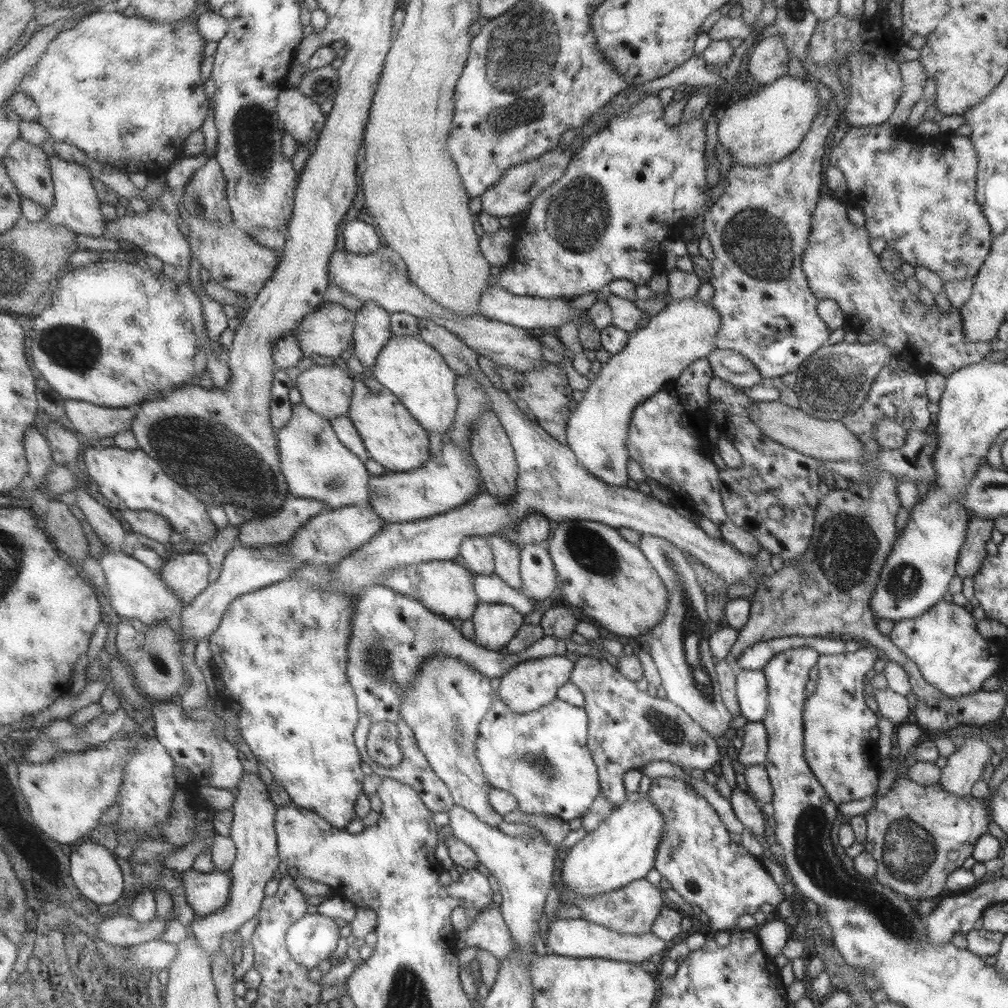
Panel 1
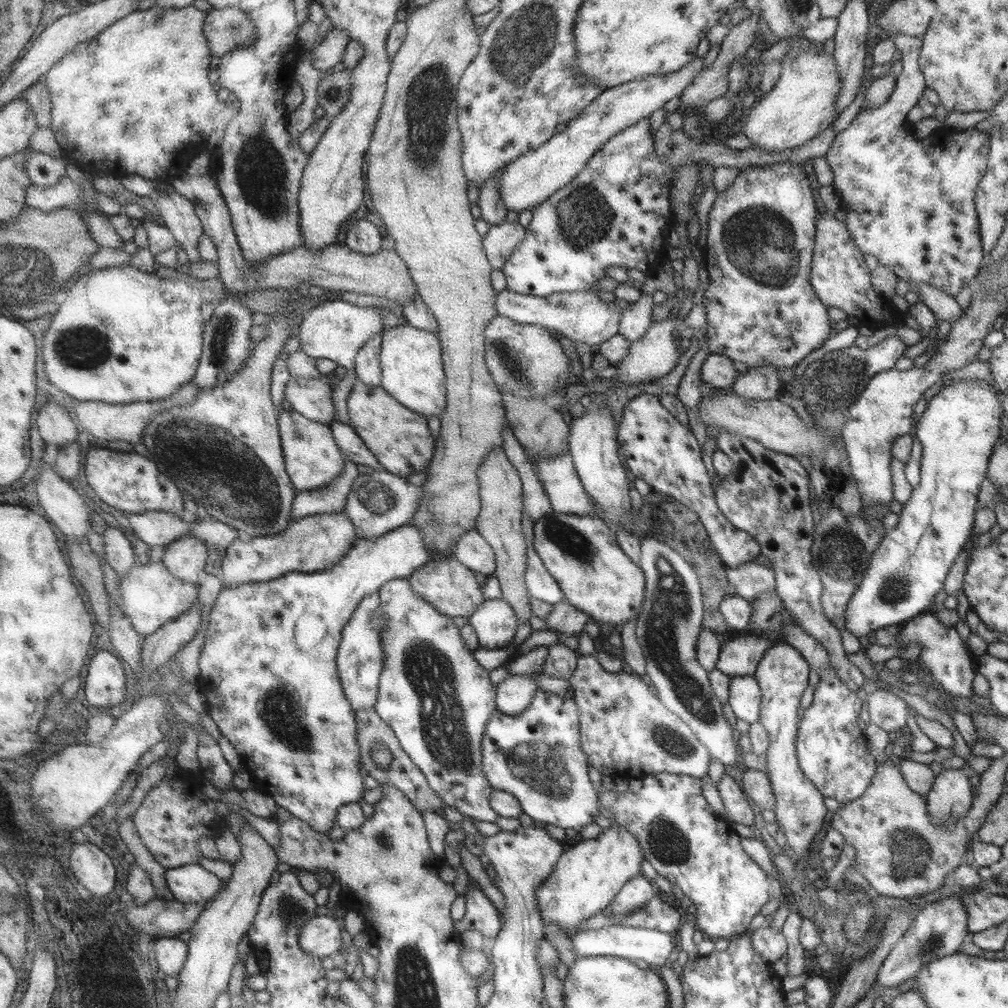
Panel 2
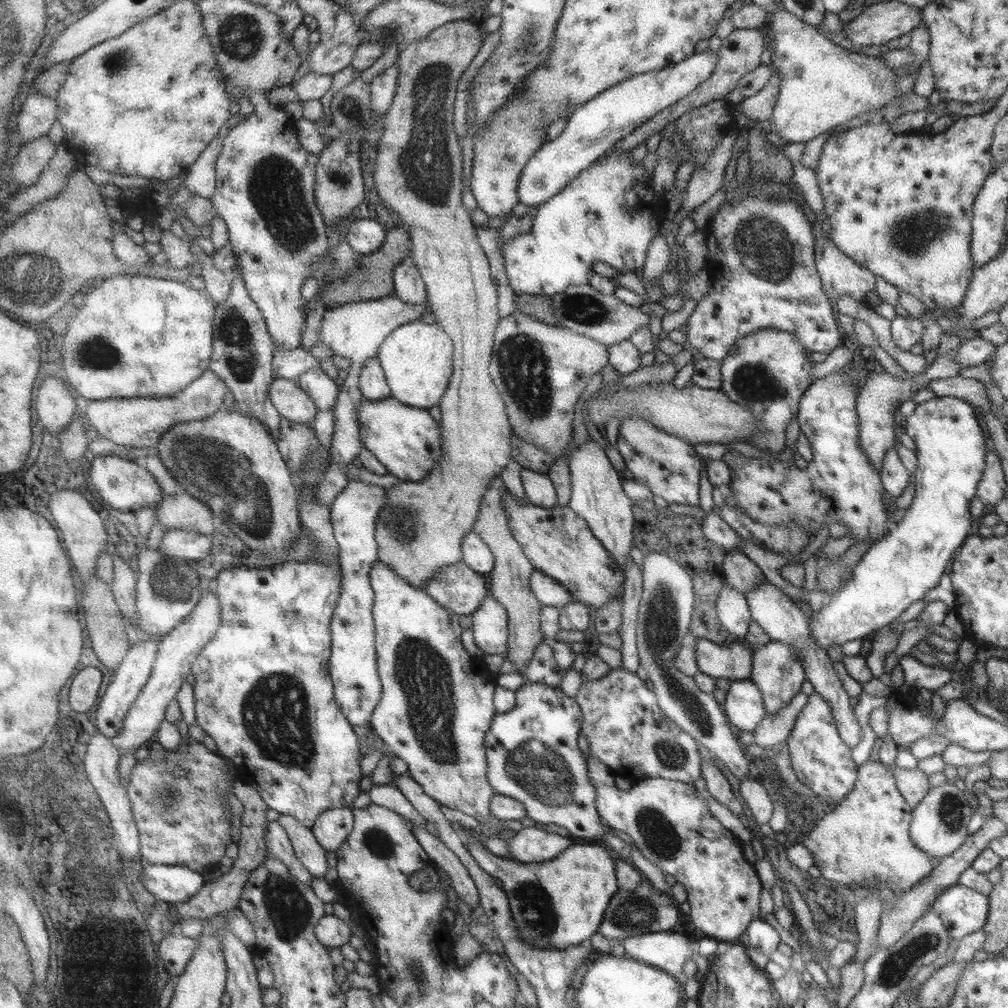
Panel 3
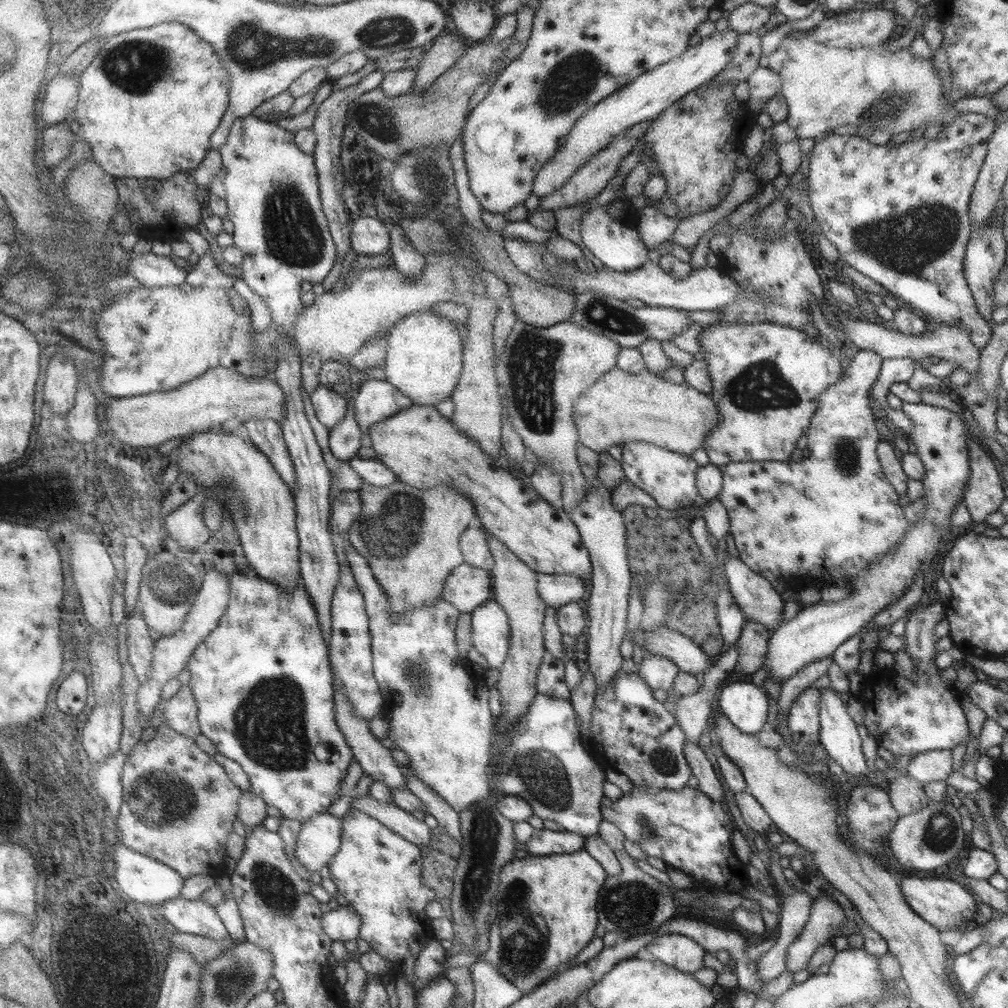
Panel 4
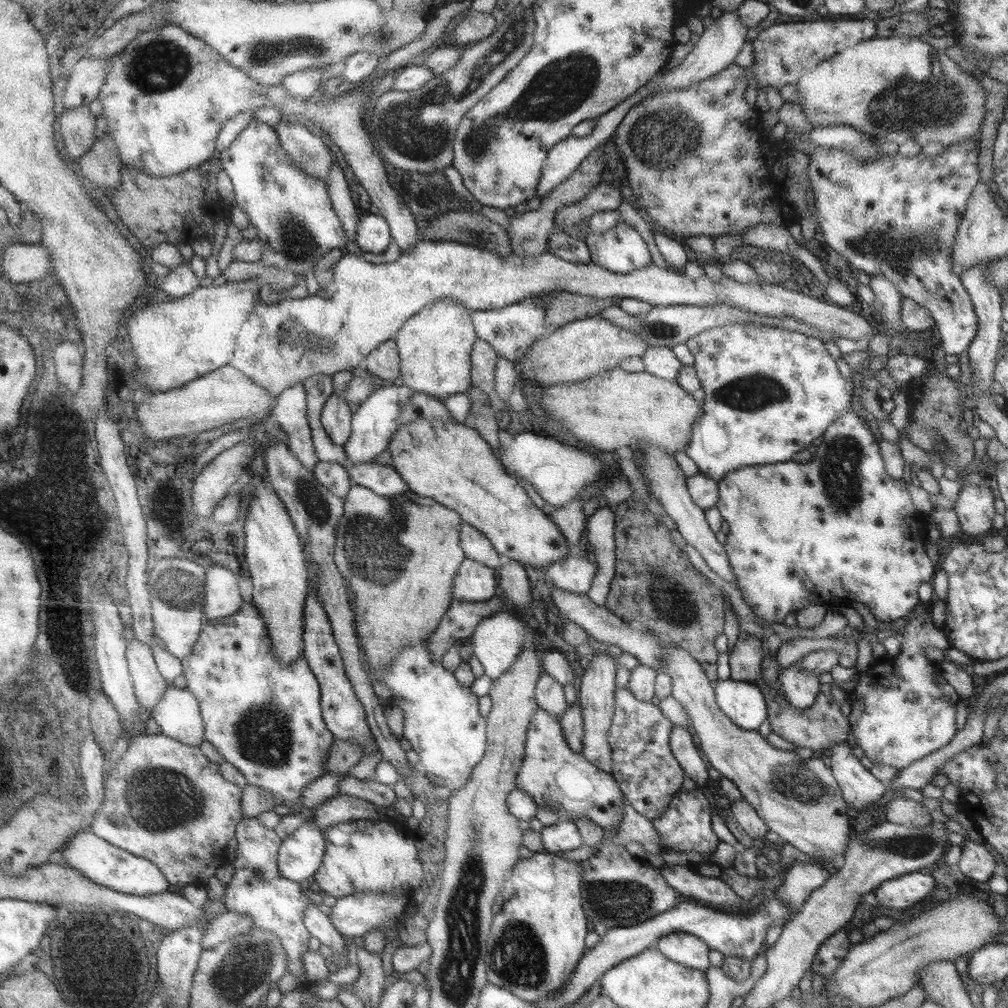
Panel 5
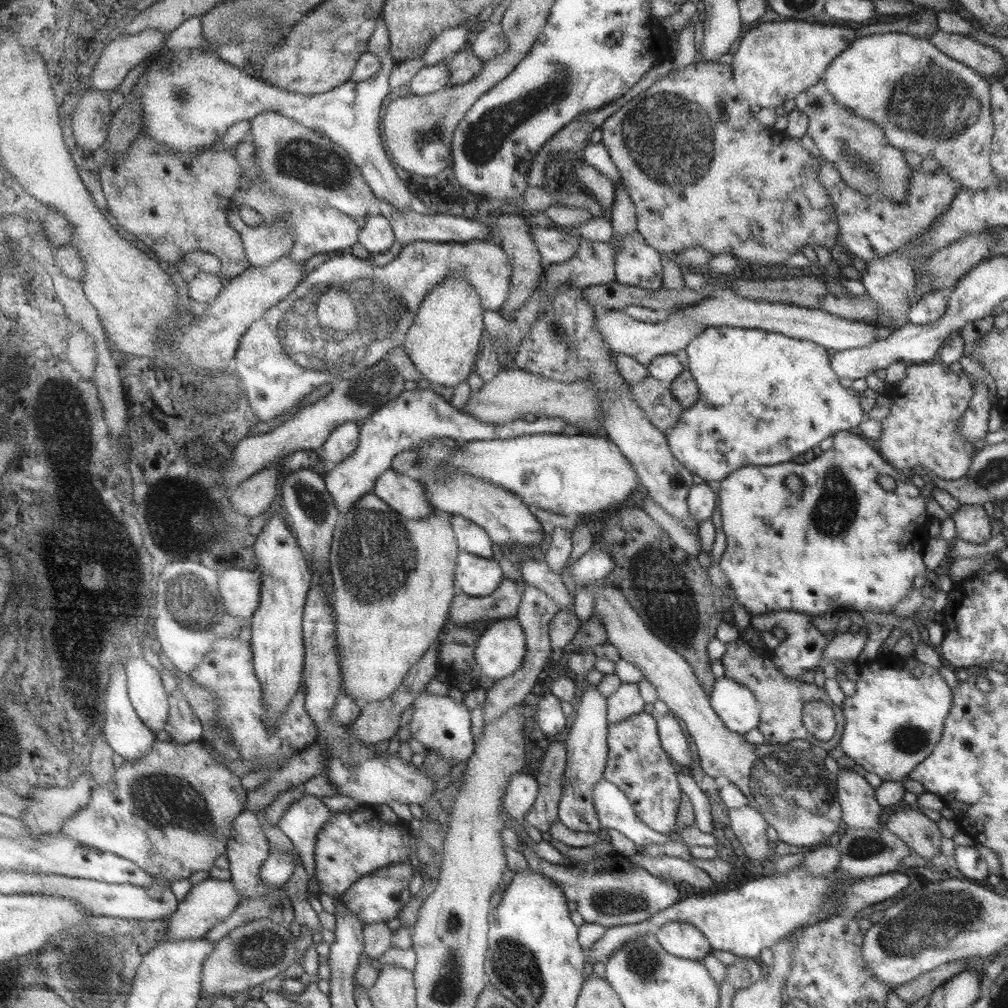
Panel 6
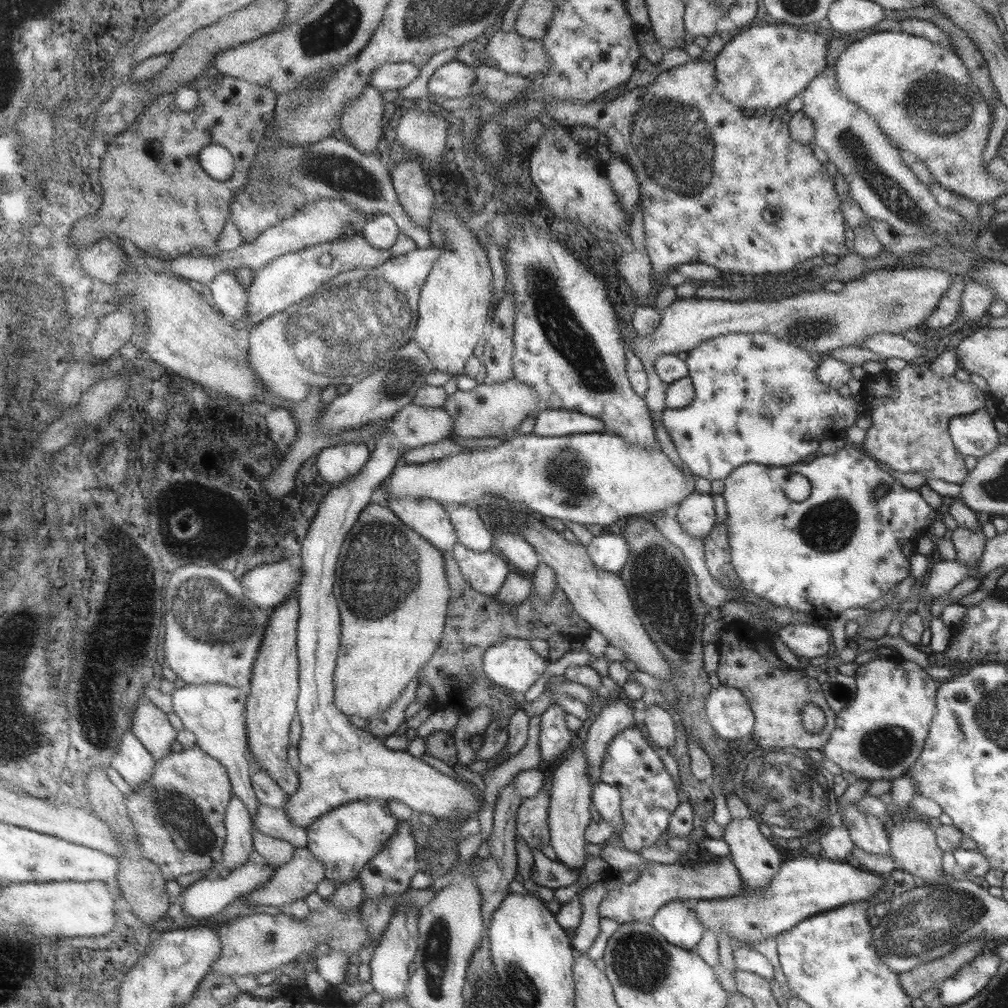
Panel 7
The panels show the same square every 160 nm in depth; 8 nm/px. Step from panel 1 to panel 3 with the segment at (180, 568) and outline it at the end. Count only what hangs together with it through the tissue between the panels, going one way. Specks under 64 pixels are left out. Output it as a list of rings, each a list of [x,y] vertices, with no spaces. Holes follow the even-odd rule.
[[[167,529],[162,536],[161,546],[167,557],[183,559],[188,563],[200,563],[210,553],[208,535],[185,529]]]

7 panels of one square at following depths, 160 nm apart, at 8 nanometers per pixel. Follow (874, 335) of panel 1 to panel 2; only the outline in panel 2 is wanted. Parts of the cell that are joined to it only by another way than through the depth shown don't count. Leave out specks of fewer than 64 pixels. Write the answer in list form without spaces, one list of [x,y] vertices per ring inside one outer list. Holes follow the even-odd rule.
[[[827,210],[816,217],[814,245],[810,266],[810,283],[817,298],[826,307],[837,307],[844,310],[847,316],[860,320],[859,326],[879,329],[885,326],[903,324],[903,317],[894,310],[891,301],[887,301],[872,289],[871,271],[863,261],[863,254],[853,244],[845,225],[833,217]]]

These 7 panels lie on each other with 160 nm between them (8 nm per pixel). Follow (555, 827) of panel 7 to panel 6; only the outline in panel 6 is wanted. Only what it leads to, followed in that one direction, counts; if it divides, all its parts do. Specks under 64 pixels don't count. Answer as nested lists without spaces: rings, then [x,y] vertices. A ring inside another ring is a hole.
[[[591,684],[581,695],[578,704],[567,736],[563,737],[566,753],[557,821],[565,826],[565,829],[574,832],[599,834],[602,830],[594,810],[592,788],[598,780],[602,779],[607,760],[606,698],[598,693],[596,685]]]

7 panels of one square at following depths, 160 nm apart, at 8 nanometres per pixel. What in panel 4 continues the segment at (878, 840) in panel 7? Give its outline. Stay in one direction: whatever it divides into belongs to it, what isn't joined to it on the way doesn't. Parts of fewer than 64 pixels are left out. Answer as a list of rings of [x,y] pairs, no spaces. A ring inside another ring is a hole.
[[[821,687],[820,689],[820,701],[819,701],[819,740],[822,749],[827,753],[828,760],[839,764],[845,774],[852,774],[853,776],[860,776],[860,779],[865,777],[867,767],[865,766],[865,760],[861,753],[861,739],[857,735],[855,729],[855,722],[847,714],[846,706],[837,691],[834,691],[831,687]]]

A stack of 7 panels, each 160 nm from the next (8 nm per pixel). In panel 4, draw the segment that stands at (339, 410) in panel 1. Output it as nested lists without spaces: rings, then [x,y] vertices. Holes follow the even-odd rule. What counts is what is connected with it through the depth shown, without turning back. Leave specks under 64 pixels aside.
[[[221,366],[209,368],[198,378],[185,382],[176,389],[136,397],[113,398],[105,406],[103,416],[109,422],[108,426],[123,442],[131,446],[157,447],[177,436],[206,432],[232,418],[241,424],[251,418],[277,422],[285,418],[283,391],[270,377],[249,378]]]

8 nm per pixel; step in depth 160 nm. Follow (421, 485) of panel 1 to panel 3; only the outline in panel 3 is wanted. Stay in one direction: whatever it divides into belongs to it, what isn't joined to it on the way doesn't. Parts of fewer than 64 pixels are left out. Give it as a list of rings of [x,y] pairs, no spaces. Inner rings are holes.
[[[354,480],[354,482],[347,482],[347,484],[343,487],[343,490],[333,498],[331,505],[330,505],[330,523],[332,526],[332,533],[336,543],[338,544],[338,566],[340,566],[340,583],[339,583],[339,596],[336,600],[336,606],[333,609],[331,620],[329,623],[329,630],[330,630],[330,655],[328,660],[328,672],[329,677],[332,682],[333,687],[333,696],[339,710],[344,714],[345,720],[353,727],[355,726],[365,726],[369,724],[369,719],[373,714],[373,709],[377,706],[379,699],[381,698],[381,685],[380,685],[380,678],[377,675],[376,670],[376,654],[374,649],[374,624],[373,624],[373,617],[372,617],[372,606],[373,606],[373,589],[369,584],[369,577],[367,573],[369,572],[371,564],[376,560],[377,554],[377,545],[375,544],[374,539],[374,522],[378,518],[378,512],[385,508],[385,504],[387,504],[387,495],[385,495],[385,489],[377,486],[376,484],[369,484],[369,483],[361,483],[358,480]]]

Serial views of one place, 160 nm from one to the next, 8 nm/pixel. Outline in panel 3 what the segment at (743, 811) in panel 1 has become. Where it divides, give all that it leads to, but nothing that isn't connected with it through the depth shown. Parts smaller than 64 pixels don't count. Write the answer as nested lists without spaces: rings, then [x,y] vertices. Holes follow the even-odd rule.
[[[711,760],[701,761],[700,777],[705,780],[708,794],[717,800],[719,804],[726,806],[733,815],[739,815],[743,812],[741,802],[735,799],[729,781],[721,775],[719,769],[715,767]]]

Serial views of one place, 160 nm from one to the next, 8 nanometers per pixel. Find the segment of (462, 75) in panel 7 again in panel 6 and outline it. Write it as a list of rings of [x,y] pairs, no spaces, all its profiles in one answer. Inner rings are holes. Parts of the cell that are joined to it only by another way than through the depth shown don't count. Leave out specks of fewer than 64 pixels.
[[[439,62],[427,67],[421,67],[409,81],[410,94],[423,96],[433,94],[450,85],[450,72],[445,62]]]

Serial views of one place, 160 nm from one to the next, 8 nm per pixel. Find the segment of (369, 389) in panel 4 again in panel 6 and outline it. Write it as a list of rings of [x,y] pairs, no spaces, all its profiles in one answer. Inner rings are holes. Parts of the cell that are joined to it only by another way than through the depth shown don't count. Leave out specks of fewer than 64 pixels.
[[[429,389],[404,390],[397,398],[377,407],[363,421],[355,450],[338,462],[322,477],[329,497],[340,516],[343,516],[363,495],[372,492],[373,485],[381,473],[391,466],[391,459],[403,450],[412,450],[434,438],[453,438],[464,442],[515,438],[523,434],[557,434],[565,428],[561,418],[537,417],[534,422],[516,419],[503,424],[485,424],[453,408],[437,393]]]

